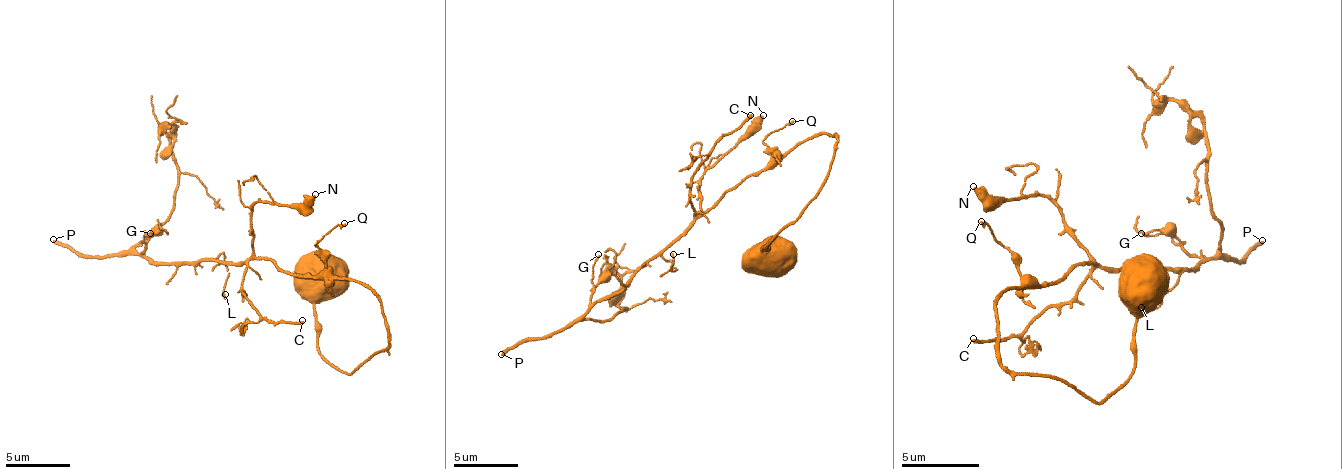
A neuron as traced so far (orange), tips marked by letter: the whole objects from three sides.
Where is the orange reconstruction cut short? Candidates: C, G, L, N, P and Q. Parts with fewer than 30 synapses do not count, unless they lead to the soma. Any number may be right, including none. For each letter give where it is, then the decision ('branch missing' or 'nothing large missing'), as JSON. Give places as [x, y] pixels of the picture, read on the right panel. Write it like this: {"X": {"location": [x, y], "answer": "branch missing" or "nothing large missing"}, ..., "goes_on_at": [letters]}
{"C": {"location": [973, 338], "answer": "nothing large missing"}, "G": {"location": [1141, 233], "answer": "nothing large missing"}, "L": {"location": [1141, 307], "answer": "nothing large missing"}, "N": {"location": [973, 186], "answer": "nothing large missing"}, "P": {"location": [1262, 240], "answer": "branch missing"}, "Q": {"location": [981, 221], "answer": "nothing large missing"}, "goes_on_at": ["P"]}

